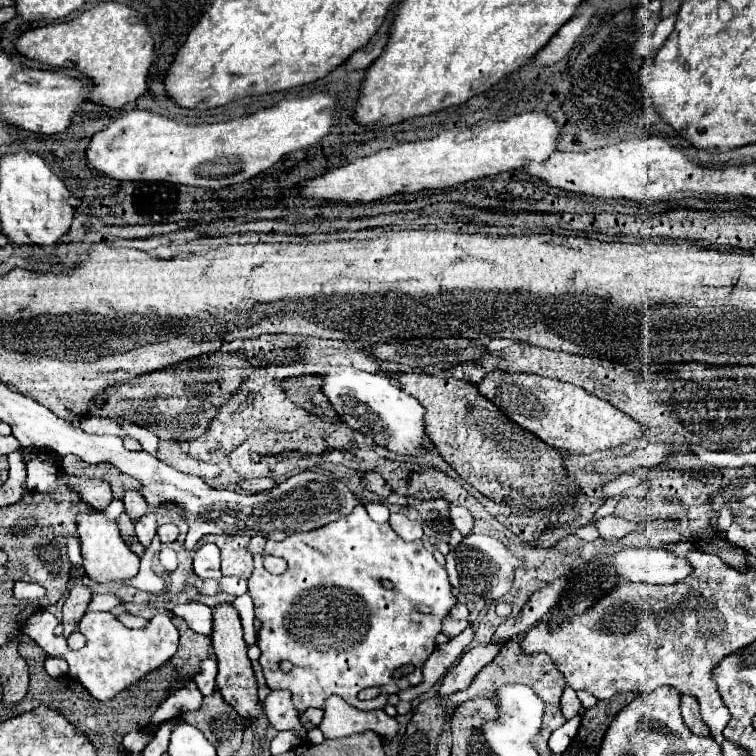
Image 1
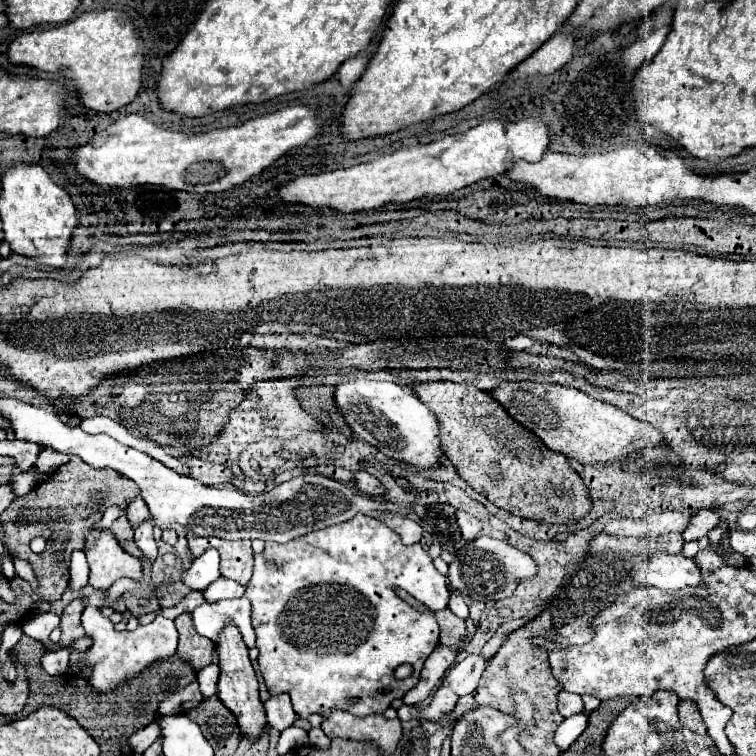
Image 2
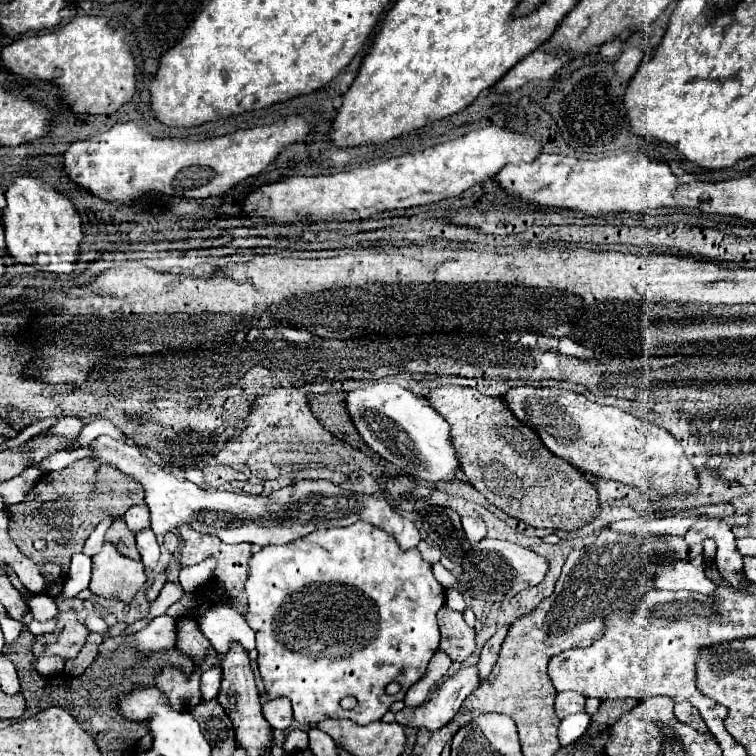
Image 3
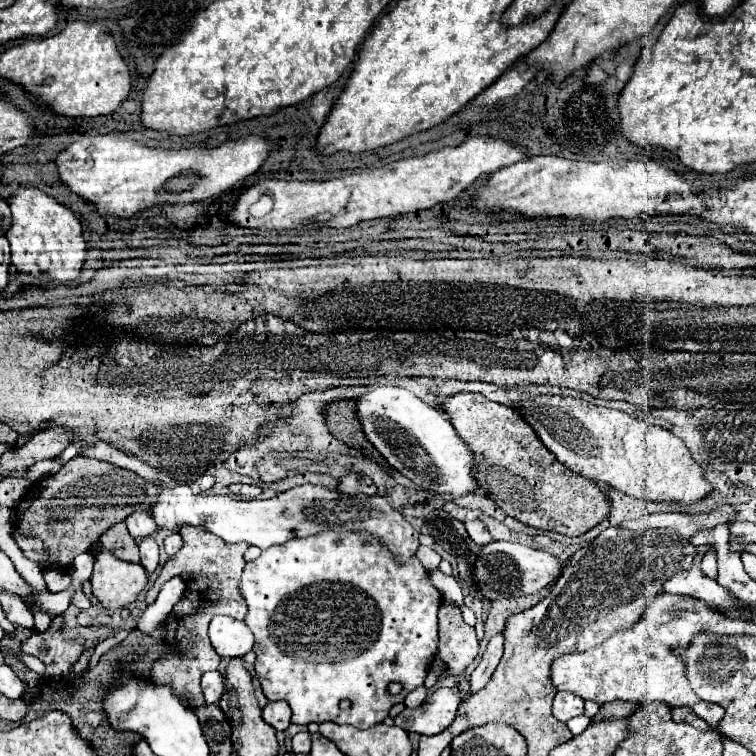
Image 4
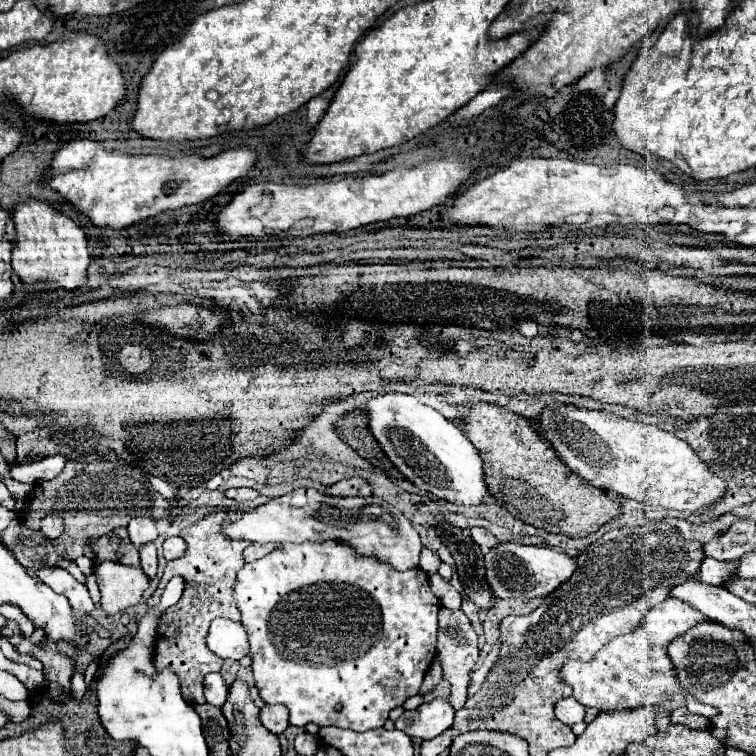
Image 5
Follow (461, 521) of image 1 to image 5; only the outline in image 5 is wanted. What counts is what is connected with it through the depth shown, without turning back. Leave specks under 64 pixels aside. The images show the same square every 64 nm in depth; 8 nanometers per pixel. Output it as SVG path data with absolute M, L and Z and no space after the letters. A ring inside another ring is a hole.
M474 526L470 528L470 536L472 540L482 548L482 550L488 550L488 548L494 548L498 544L498 540L486 530L486 528L480 528L480 526Z

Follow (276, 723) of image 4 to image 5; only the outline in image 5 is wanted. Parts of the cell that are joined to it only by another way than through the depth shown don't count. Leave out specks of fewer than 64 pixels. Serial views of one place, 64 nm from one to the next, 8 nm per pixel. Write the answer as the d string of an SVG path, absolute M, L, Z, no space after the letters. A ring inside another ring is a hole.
M282 704L264 706L260 710L260 722L274 734L282 734L288 728L288 708Z

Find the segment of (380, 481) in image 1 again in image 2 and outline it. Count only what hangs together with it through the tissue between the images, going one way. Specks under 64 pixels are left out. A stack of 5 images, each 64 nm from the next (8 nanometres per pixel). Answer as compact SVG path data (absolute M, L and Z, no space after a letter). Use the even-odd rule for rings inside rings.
M356 472L354 480L356 480L356 486L370 496L384 496L386 494L386 488L382 486L382 482L368 472Z

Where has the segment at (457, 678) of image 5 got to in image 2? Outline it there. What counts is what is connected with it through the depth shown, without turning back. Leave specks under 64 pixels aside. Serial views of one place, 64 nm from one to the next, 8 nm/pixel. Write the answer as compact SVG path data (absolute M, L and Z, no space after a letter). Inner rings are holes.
M448 608L436 614L438 624L440 624L440 644L446 646L456 646L464 636L466 636L466 626L464 620L454 616Z

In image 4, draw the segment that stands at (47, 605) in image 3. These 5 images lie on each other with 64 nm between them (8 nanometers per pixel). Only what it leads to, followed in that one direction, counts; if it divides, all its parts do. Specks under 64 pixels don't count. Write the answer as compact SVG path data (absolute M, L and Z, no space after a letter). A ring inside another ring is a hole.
M32 608L34 622L35 622L35 631L36 632L44 632L46 631L52 623L52 619L50 618L49 613L42 613L44 611L37 610Z

